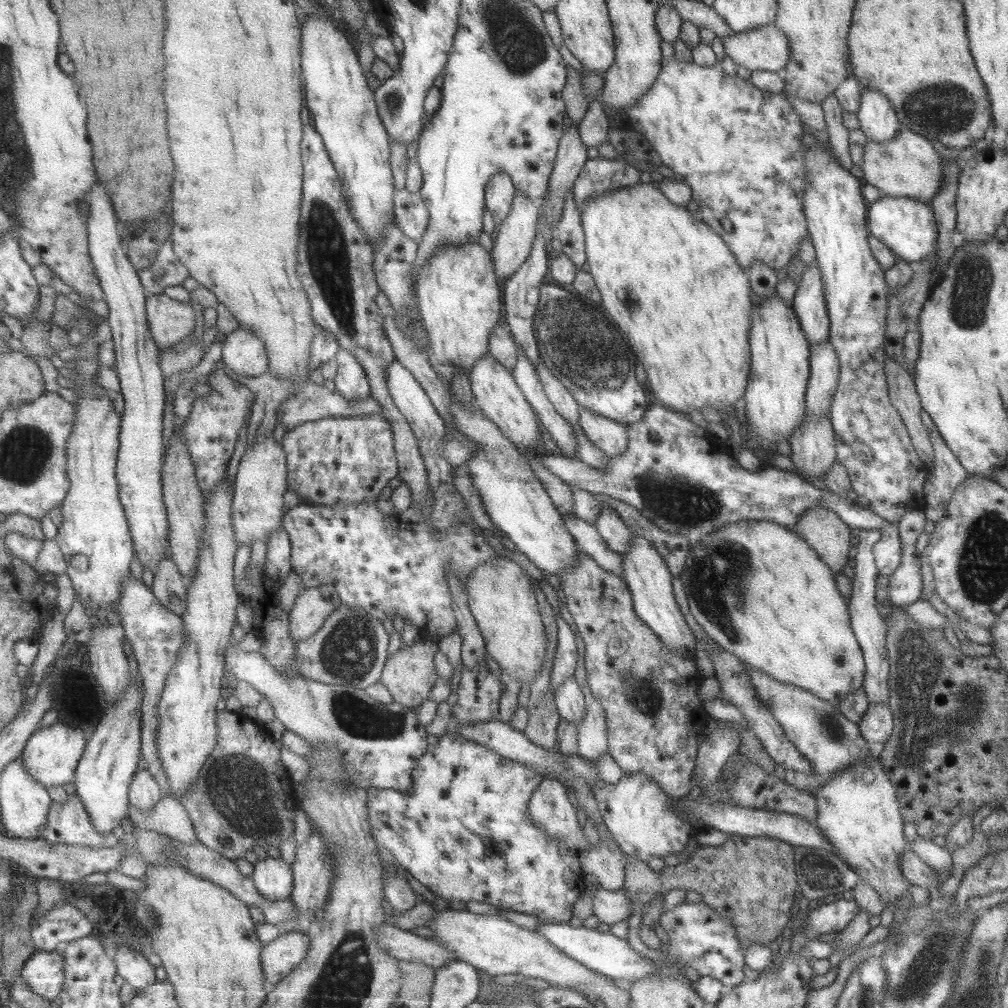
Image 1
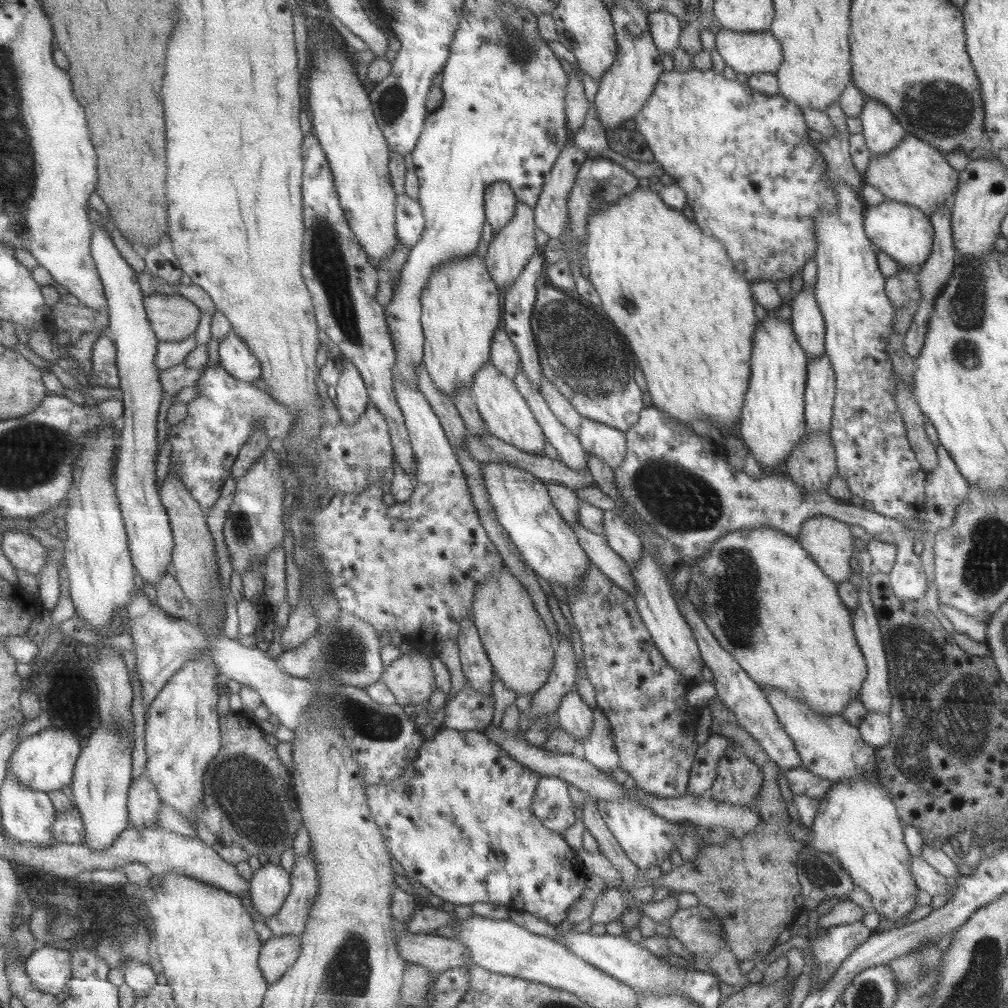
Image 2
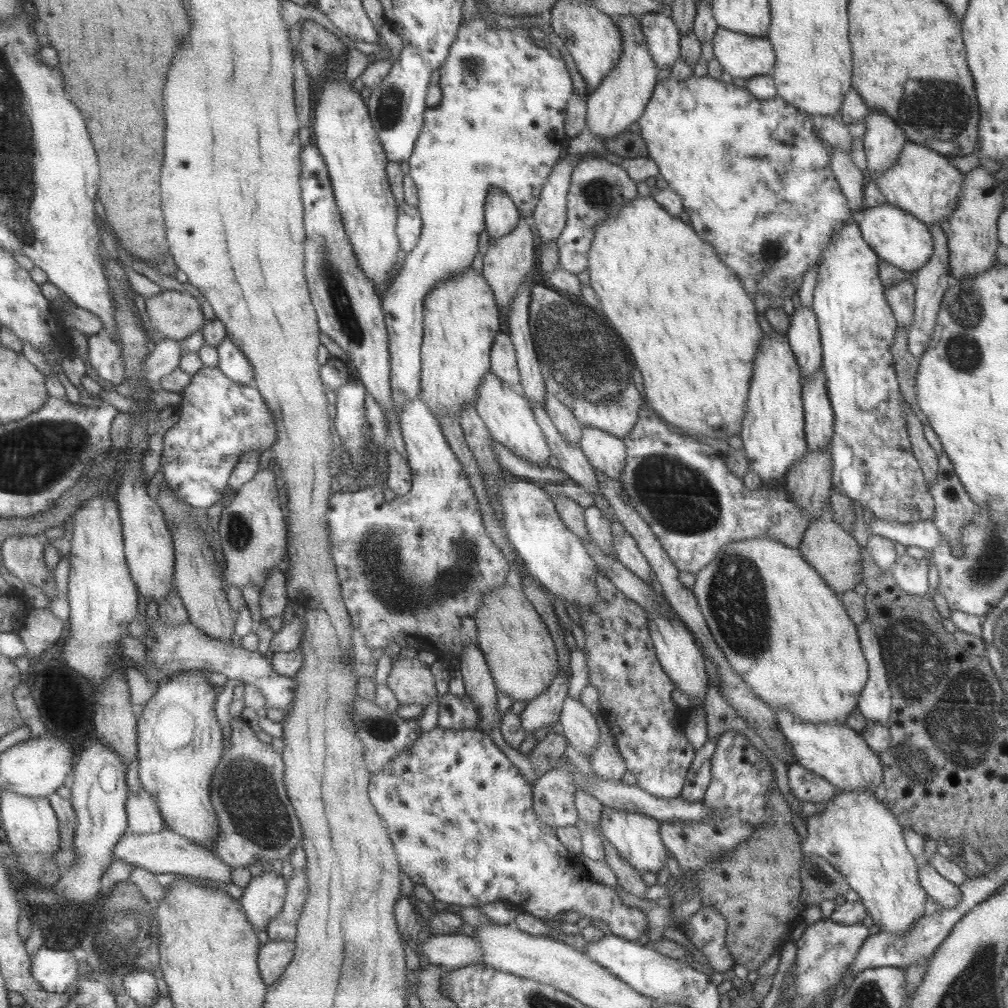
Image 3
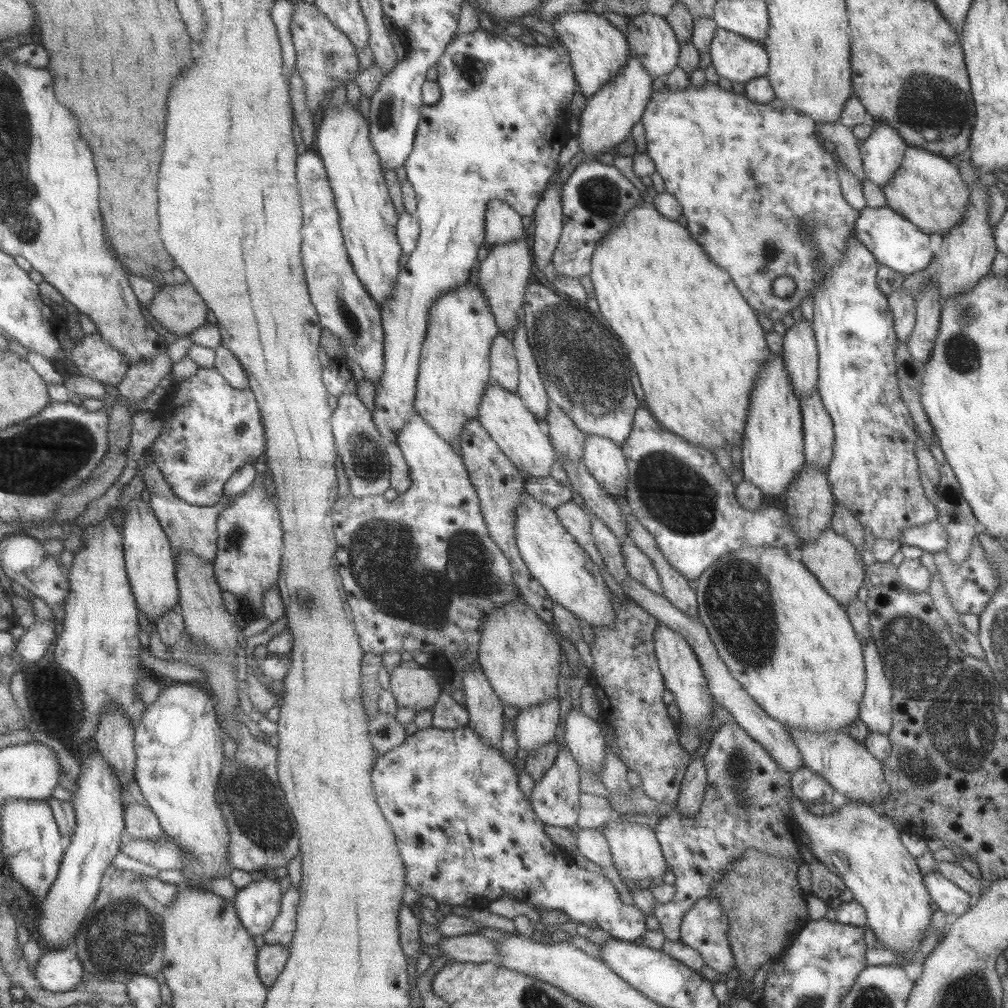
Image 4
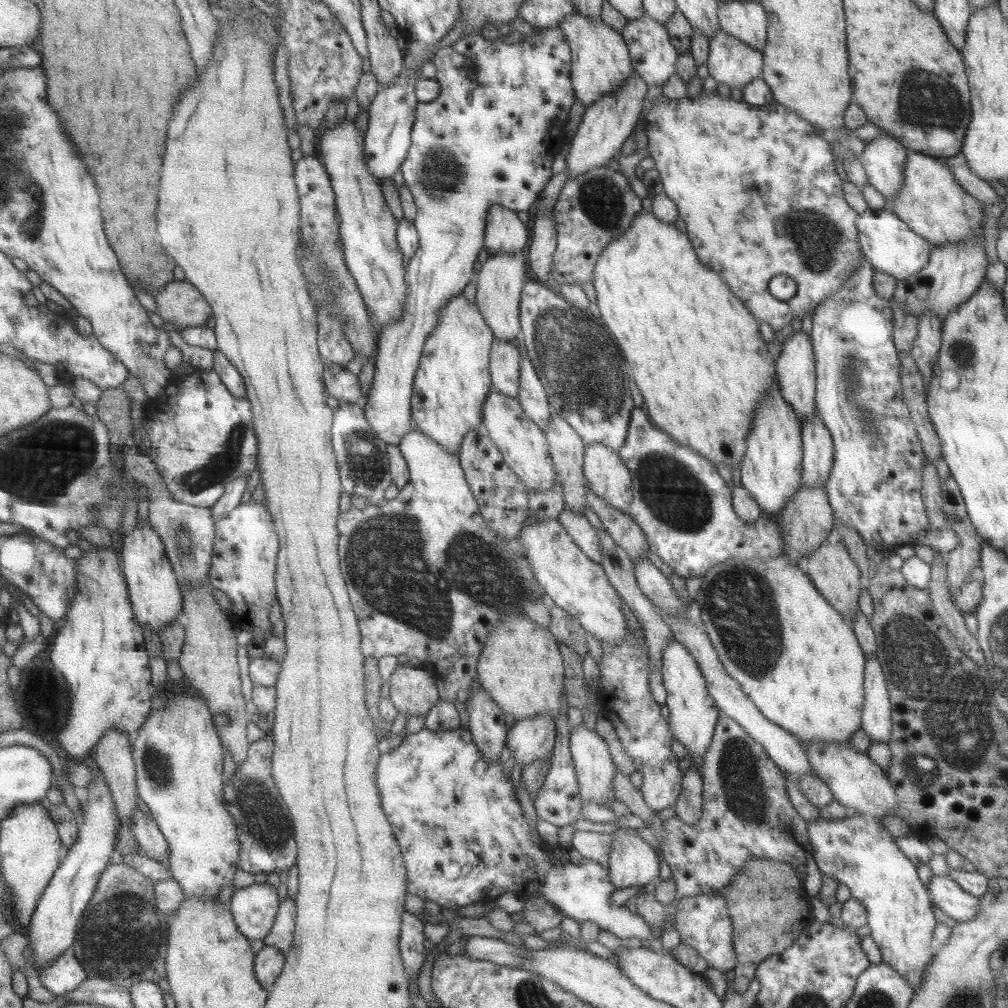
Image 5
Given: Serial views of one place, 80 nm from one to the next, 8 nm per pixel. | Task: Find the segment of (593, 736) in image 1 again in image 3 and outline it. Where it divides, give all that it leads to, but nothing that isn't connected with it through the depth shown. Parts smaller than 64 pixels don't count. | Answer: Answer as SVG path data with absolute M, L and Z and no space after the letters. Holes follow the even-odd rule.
M600 710L595 715L595 720L599 727L599 738L596 748L589 756L591 768L594 774L603 780L622 782L626 766L618 753L609 725Z

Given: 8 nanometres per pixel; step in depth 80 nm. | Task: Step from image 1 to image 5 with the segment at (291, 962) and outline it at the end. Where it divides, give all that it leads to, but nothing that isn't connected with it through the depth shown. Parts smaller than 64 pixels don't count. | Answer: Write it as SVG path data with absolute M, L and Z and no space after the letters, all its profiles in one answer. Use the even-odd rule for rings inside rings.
M263 946L255 954L254 959L257 980L267 992L270 992L279 977L279 973L282 972L282 966L286 960L285 953L275 946Z

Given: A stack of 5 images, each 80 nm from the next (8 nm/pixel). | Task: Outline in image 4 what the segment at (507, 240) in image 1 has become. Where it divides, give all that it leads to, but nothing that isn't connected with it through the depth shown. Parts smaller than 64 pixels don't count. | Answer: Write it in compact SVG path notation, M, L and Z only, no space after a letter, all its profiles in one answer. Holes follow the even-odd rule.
M524 230L524 234L517 240L512 240L507 244L493 244L487 256L480 261L478 287L501 335L505 332L513 332L518 325L516 322L520 316L523 294L529 284L527 277L533 266L532 253L525 243L525 239L529 237L528 231Z

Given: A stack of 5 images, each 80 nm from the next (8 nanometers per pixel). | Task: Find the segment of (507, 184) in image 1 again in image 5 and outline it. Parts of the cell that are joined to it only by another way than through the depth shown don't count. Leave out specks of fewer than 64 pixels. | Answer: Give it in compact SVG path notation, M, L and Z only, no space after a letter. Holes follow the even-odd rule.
M502 206L487 209L484 228L484 248L496 252L520 252L530 239L529 225L522 223L515 211Z

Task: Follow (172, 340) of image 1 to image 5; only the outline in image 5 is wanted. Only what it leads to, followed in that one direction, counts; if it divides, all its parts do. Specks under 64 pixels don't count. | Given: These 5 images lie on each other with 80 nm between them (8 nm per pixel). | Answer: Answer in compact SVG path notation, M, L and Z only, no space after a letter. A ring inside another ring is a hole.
M172 280L156 295L157 310L165 322L175 323L178 330L203 326L214 317L213 307L192 282Z

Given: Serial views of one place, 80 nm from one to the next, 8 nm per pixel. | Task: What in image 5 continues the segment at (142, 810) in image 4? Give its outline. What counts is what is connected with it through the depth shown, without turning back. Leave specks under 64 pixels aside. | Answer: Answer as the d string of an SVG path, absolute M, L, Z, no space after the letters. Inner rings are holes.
M137 809L134 814L132 831L136 834L137 842L147 857L154 861L165 863L170 855L170 847L157 821L150 814L143 814Z

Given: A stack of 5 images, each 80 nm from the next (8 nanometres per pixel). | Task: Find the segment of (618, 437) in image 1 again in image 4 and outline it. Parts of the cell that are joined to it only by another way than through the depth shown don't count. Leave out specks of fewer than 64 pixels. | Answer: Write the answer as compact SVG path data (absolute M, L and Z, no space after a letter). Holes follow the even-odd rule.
M589 435L585 437L581 461L611 499L626 497L628 468L619 445Z

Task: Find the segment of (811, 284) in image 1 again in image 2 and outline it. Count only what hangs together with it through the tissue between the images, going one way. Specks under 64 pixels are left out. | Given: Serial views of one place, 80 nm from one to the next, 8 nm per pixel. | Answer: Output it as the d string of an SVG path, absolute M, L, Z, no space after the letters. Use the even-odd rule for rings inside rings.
M802 287L792 295L790 325L807 361L824 354L824 322L815 304L814 287Z

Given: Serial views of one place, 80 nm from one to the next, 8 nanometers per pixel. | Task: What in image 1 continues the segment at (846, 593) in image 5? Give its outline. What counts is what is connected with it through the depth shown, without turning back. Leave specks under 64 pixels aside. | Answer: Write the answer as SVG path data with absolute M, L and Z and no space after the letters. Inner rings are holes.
M821 505L807 509L796 522L794 533L818 554L831 574L840 574L847 564L850 528Z

